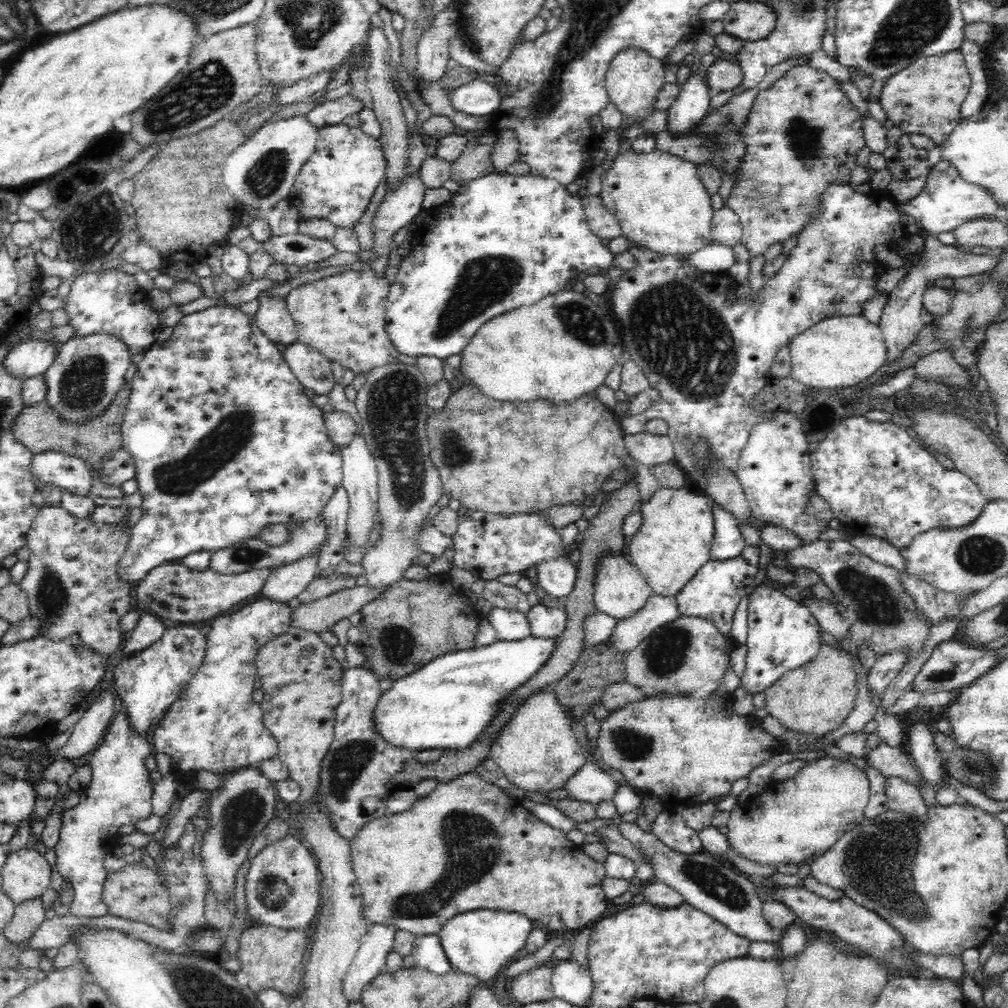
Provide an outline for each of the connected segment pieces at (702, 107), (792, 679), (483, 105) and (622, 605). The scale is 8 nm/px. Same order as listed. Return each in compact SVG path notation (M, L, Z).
M704 68L688 78L684 86L680 86L678 98L668 110L668 130L674 134L686 134L692 126L698 126L700 120L710 112L710 86L706 82Z
M822 644L822 652L794 672L786 672L778 684L766 688L766 710L770 716L780 720L782 728L794 734L810 734L816 740L824 740L828 734L836 732L846 718L854 712L858 690L856 690L856 670L846 650Z
M484 74L456 88L450 94L450 102L456 112L464 112L472 116L492 116L498 110L500 94L494 90L494 84L490 84L482 76Z
M608 552L608 554L604 554L596 562L596 572L594 572L594 604L596 604L598 612L602 612L602 614L614 618L616 622L620 622L620 620L636 616L648 604L648 600L652 596L654 596L654 590L648 586L648 582L642 576L642 572L626 556Z

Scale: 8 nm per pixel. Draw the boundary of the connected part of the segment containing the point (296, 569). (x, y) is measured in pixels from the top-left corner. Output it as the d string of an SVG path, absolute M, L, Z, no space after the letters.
M320 554L298 560L284 568L272 570L270 578L266 580L266 584L262 588L262 596L280 600L286 604L296 604L296 598L316 578L316 572L320 570L318 564L320 564Z

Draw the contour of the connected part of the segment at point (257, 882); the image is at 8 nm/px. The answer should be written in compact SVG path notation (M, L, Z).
M292 836L276 840L260 850L250 860L246 876L246 908L254 924L270 924L272 928L306 930L322 904L322 882L320 870L312 854Z

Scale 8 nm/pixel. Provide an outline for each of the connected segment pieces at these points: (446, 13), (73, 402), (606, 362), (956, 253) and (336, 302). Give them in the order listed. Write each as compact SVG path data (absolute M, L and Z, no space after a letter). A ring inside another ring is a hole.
M448 4L442 12L438 12L432 20L432 26L418 42L418 66L414 80L420 82L434 82L442 80L448 60L450 60L450 38L458 34L454 26L454 10Z
M100 332L82 338L70 338L66 344L62 344L58 356L44 372L48 388L44 402L48 402L50 408L58 410L58 414L70 422L84 422L88 418L94 418L102 414L118 394L130 364L130 348L120 336Z
M560 290L536 304L488 320L460 352L460 372L498 402L538 400L538 396L574 402L584 394L594 394L618 364L612 354L616 340L616 326L604 308L586 294Z
M922 232L924 238L924 258L912 266L908 270L908 274L900 280L900 284L892 290L892 294L888 294L888 304L884 308L882 320L880 320L880 328L886 340L886 362L894 362L902 356L902 352L914 344L914 340L920 336L922 328L926 328L926 324L922 322L922 308L924 308L924 290L928 282L934 282L938 278L964 278L964 276L980 276L984 272L992 272L998 264L998 258L994 258L992 254L972 254L972 252L962 252L954 246L944 246L938 242L936 234L932 232Z
M372 270L342 272L294 288L286 296L286 308L298 328L298 342L316 348L330 362L340 362L356 376L370 374L374 368L398 364L398 350L386 332L386 302L390 284Z

